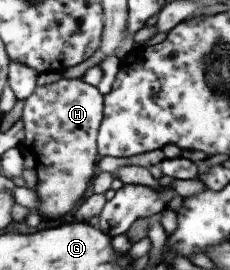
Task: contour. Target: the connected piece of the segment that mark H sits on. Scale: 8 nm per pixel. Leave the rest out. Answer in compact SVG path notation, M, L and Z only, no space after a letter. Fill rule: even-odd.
M64 76L53 84L37 86L23 102L21 122L25 128L25 138L23 138L25 148L21 150L21 157L29 164L27 172L31 172L37 180L37 182L25 181L25 187L36 192L39 202L36 211L43 219L48 221L61 219L89 190L90 182L97 173L96 138L103 116L102 110L103 98L97 88L89 86L83 80L66 79Z

